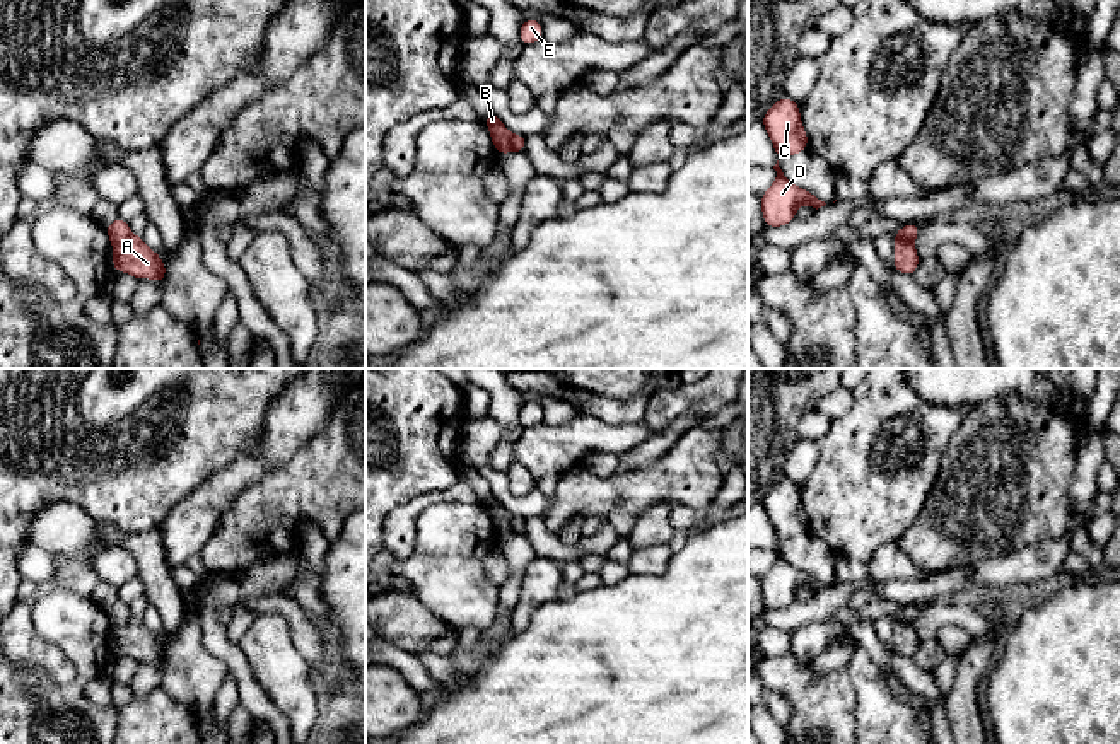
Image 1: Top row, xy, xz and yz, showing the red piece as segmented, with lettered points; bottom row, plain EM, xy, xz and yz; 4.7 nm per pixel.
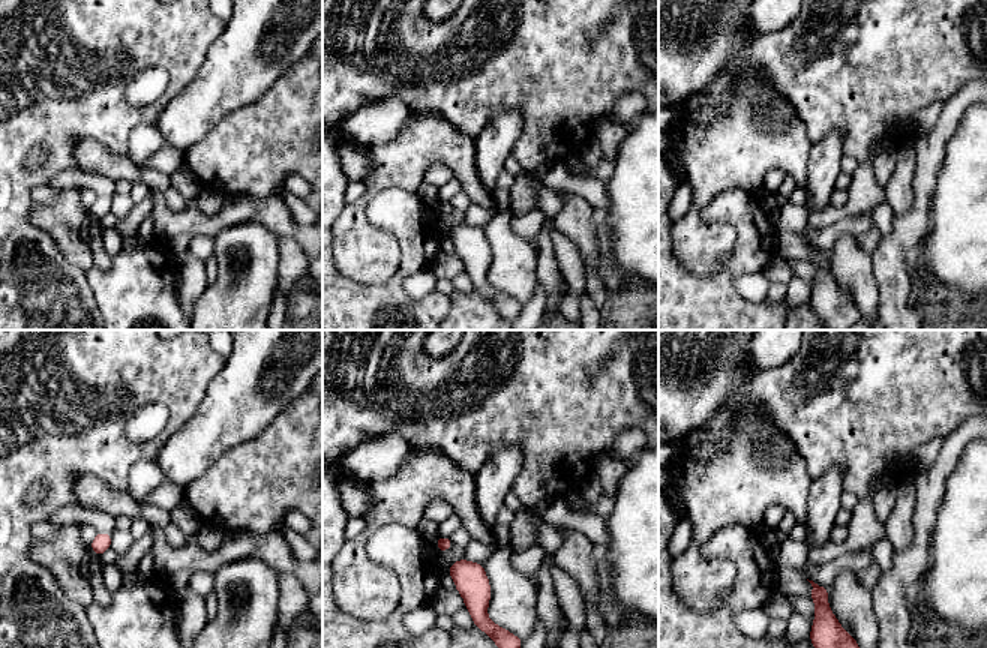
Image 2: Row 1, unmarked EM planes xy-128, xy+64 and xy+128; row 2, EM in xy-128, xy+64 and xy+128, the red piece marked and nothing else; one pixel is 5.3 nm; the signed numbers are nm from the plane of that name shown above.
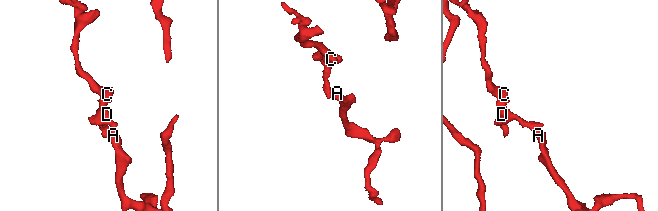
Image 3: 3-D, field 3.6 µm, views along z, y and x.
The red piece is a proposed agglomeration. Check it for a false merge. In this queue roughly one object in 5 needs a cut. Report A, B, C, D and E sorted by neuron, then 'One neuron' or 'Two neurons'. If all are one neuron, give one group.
Groups: A / B C D E. Two neurons

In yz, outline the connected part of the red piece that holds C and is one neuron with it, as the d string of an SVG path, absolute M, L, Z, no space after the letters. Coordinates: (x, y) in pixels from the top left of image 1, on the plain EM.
M784 478L761 502L773 526L779 543L808 531L808 517L801 505L799 486Z

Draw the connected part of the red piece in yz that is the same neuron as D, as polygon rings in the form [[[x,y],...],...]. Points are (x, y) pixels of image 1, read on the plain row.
[[[779,543],[773,551],[777,553],[777,561],[760,578],[765,609],[784,609],[790,606],[796,601],[796,592],[801,587],[809,587],[816,592],[826,587],[811,573],[792,567],[779,549]]]

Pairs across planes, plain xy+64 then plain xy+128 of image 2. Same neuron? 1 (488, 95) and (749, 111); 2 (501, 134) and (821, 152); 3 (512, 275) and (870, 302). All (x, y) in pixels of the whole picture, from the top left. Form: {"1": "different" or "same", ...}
{"1": "different", "2": "same", "3": "same"}

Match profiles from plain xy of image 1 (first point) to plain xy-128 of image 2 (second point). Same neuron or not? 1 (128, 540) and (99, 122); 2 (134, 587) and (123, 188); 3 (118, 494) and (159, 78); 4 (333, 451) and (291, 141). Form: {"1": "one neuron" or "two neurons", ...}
{"1": "two neurons", "2": "one neuron", "3": "two neurons", "4": "one neuron"}

